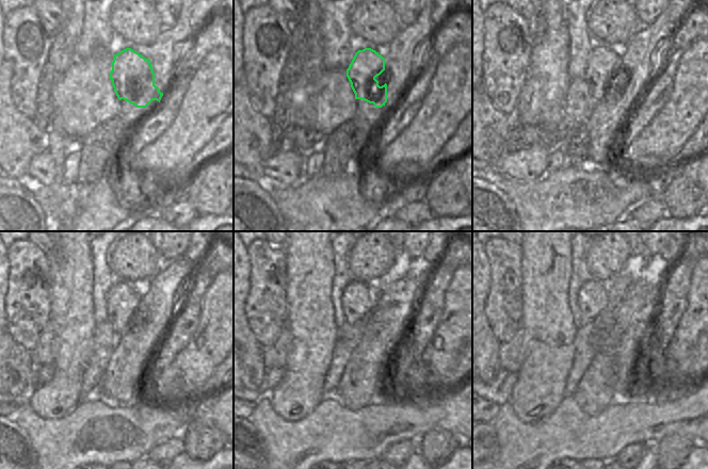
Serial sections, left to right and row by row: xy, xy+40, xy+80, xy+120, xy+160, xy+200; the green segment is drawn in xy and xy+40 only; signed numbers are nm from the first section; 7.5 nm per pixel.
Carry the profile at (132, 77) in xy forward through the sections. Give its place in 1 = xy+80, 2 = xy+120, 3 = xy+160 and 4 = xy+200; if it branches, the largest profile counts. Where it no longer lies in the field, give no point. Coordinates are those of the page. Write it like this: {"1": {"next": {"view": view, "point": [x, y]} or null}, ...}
{"1": {"next": {"view": "xy+80", "point": [602, 63]}}, "2": {"next": {"view": "xy+120", "point": [124, 300]}}, "3": {"next": {"view": "xy+160", "point": [358, 298]}}, "4": {"next": {"view": "xy+200", "point": [593, 296]}}}

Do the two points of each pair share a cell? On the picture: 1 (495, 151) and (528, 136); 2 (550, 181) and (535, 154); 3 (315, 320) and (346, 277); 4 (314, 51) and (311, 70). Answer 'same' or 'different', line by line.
1: different
2: different
3: different
4: same

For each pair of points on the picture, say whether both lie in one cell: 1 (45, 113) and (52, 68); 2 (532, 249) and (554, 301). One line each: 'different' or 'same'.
1: same
2: same

